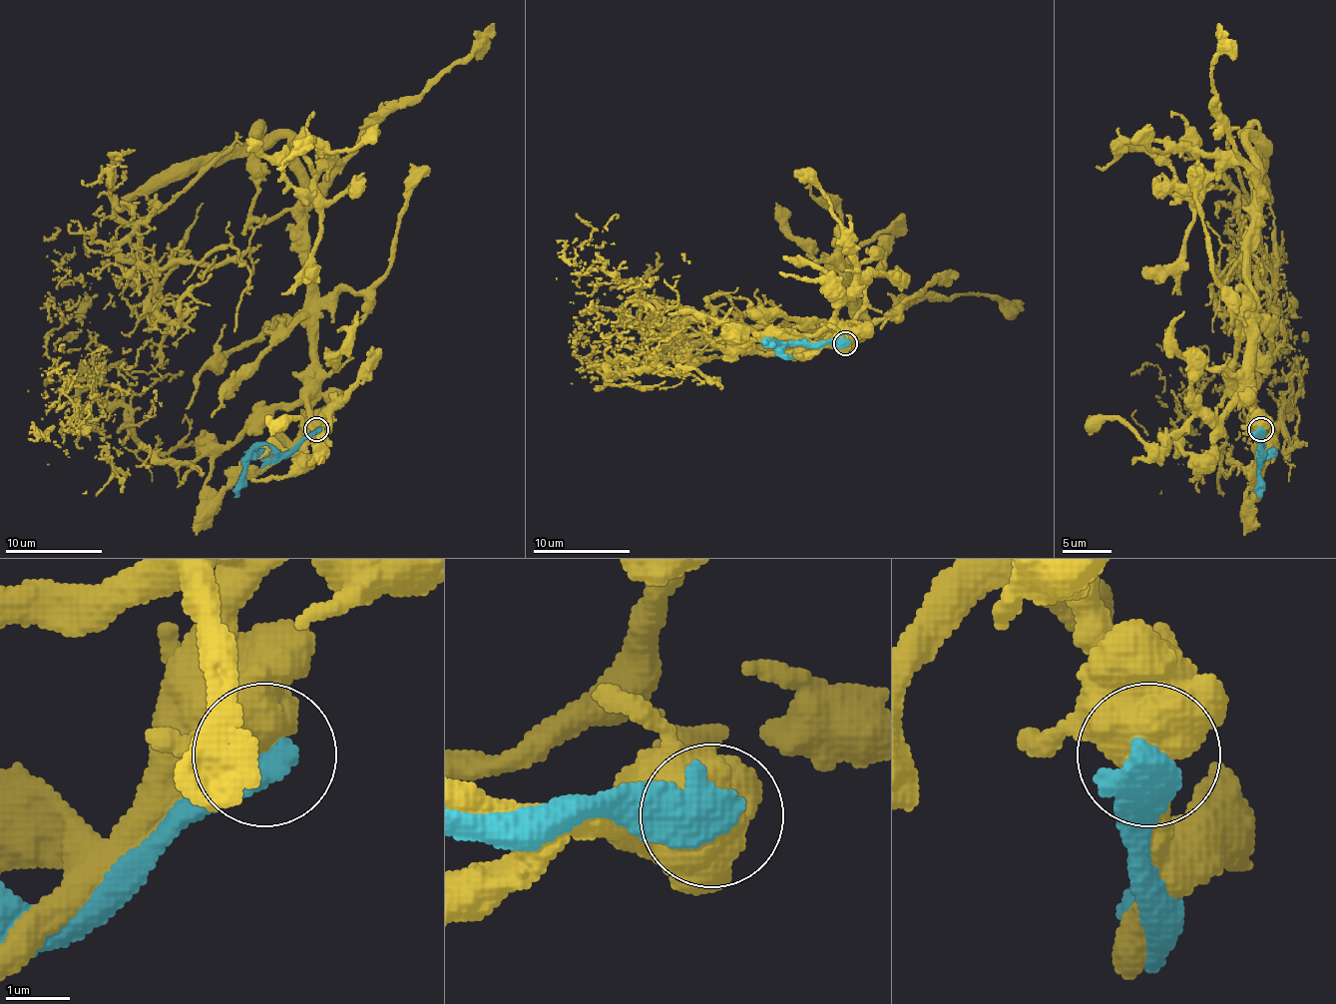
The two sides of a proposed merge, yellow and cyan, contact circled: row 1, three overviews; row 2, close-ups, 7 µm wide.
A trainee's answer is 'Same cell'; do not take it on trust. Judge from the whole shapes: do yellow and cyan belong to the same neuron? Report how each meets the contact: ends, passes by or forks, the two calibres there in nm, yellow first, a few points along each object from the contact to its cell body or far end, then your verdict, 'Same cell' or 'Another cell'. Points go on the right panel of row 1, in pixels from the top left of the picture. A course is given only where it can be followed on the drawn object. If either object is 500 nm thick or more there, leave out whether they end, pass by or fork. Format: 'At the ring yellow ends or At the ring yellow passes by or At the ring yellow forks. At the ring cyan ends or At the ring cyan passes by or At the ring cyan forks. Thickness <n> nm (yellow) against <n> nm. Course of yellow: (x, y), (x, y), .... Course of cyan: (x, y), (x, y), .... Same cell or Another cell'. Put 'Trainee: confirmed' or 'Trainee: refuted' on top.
Trainee: refuted
Thickness 850 nm (yellow) against 600 nm. Course of yellow: (1261, 428), (1263, 154), (1239, 272), (1285, 282), (1283, 367), (1200, 387), (1193, 431), (1161, 450), (1135, 409). Course of cyan: (1261, 428), (1259, 496). Another cell

